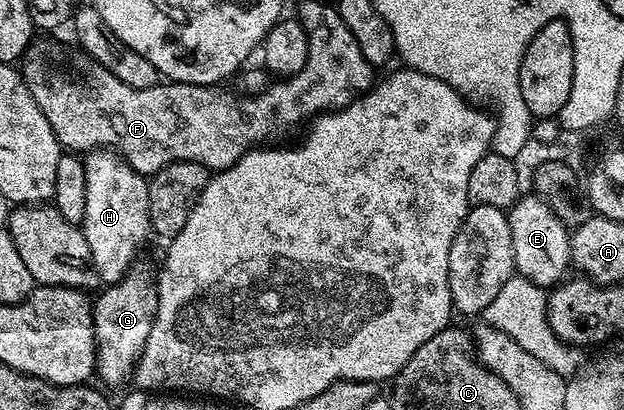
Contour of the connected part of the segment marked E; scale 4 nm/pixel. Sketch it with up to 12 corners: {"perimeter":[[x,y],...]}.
{"perimeter":[[535,193],[508,208],[516,274],[552,289],[570,228]]}

